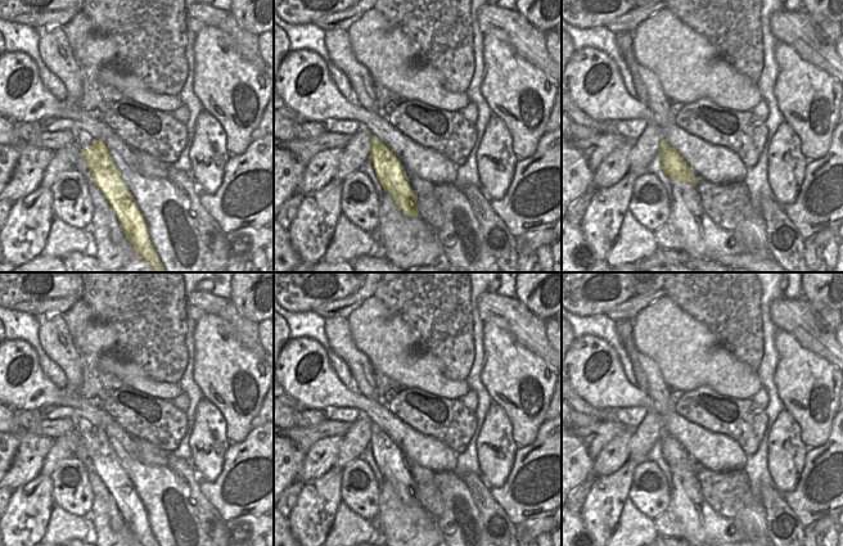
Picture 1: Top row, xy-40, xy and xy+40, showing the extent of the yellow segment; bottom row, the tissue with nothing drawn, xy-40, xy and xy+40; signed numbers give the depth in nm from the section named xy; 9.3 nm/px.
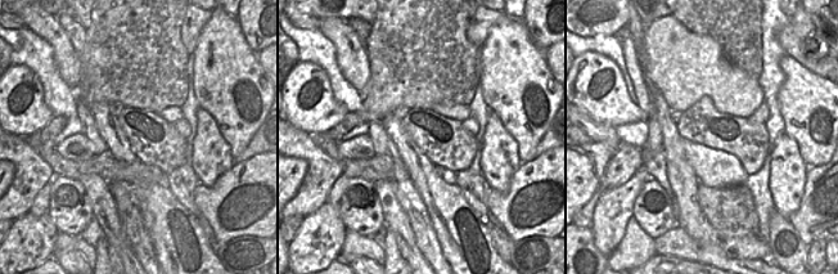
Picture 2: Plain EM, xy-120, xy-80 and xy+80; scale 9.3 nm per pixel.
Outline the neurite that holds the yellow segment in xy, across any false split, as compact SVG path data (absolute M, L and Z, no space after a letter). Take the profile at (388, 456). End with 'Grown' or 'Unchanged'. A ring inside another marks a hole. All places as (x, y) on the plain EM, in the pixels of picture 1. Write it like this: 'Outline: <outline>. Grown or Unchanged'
Outline: M373 423L370 430L369 445L380 473L393 484L405 504L418 504L418 483L409 470L401 448L377 424Z. Unchanged

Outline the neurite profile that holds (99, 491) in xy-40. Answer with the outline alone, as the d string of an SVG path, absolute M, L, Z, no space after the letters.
M87 468L87 478L93 489L93 497L99 498L105 505L105 511L108 514L120 514L113 496L111 495L98 473L94 469Z

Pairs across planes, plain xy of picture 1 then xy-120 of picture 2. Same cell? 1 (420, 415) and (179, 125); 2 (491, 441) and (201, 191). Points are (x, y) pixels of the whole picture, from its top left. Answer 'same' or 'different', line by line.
1: different
2: different

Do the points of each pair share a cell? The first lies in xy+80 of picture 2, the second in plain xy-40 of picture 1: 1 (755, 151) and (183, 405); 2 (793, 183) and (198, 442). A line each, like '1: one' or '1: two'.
1: two
2: one

